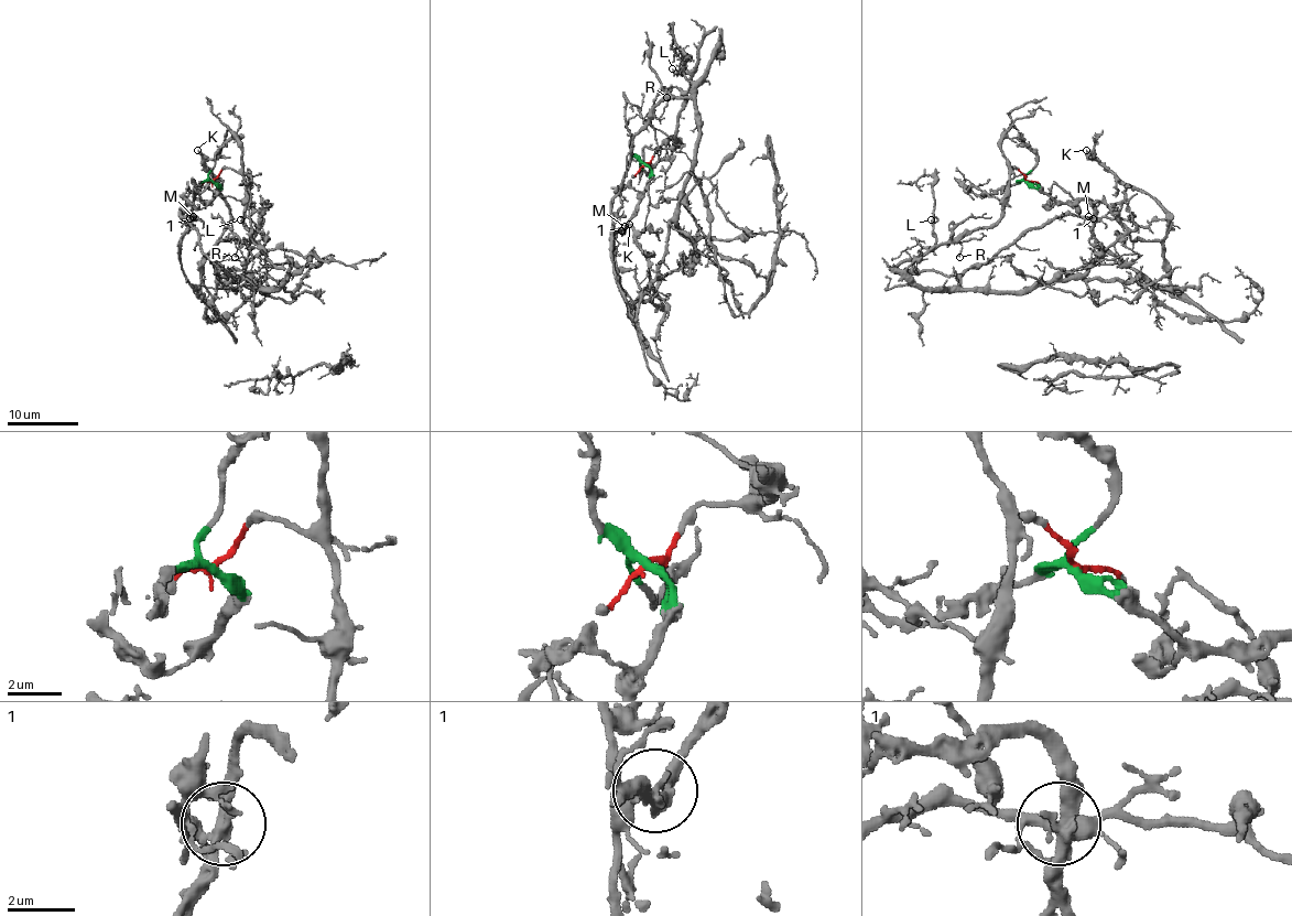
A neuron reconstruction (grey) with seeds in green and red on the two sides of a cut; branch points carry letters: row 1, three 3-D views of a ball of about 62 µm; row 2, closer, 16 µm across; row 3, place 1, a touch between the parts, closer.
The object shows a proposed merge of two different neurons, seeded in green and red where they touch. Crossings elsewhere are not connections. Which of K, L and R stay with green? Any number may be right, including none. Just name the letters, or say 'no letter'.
K

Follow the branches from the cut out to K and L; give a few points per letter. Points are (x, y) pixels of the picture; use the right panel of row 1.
K: (1027, 180), (1055, 200), (1087, 200), (1099, 243), (1170, 283), (1168, 213), (1085, 150)
L: (1027, 180), (1010, 168), (1000, 217), (954, 241), (937, 245), (937, 219), (931, 219)

